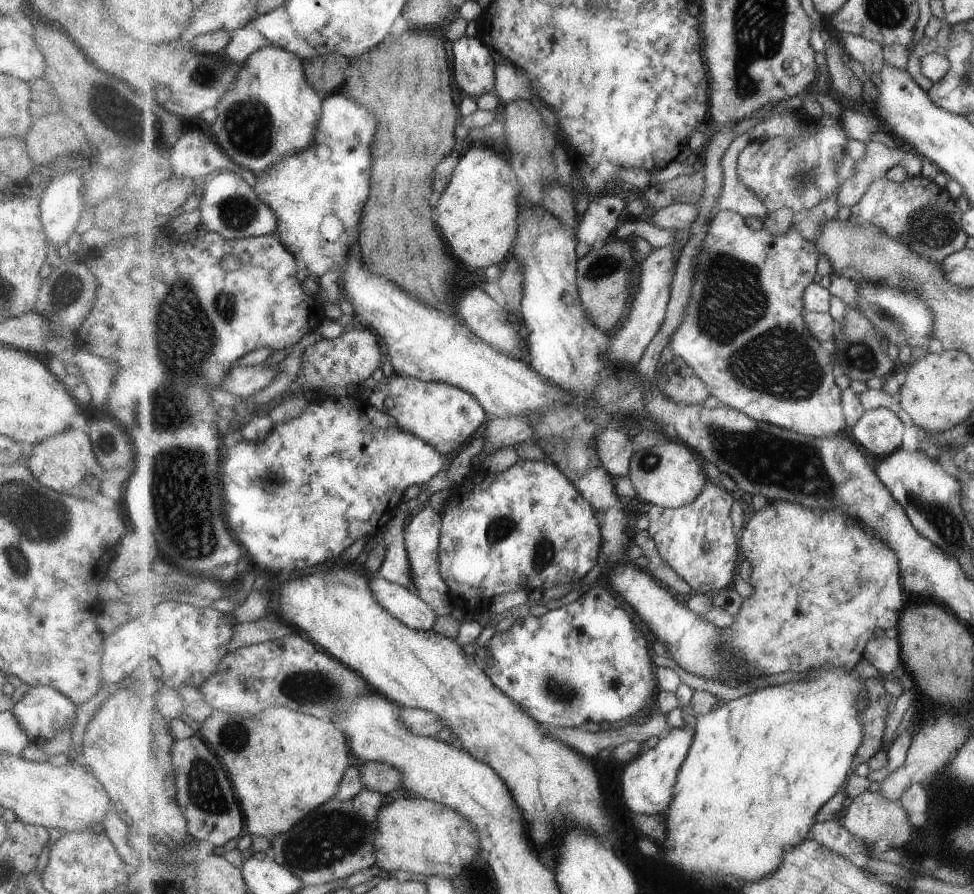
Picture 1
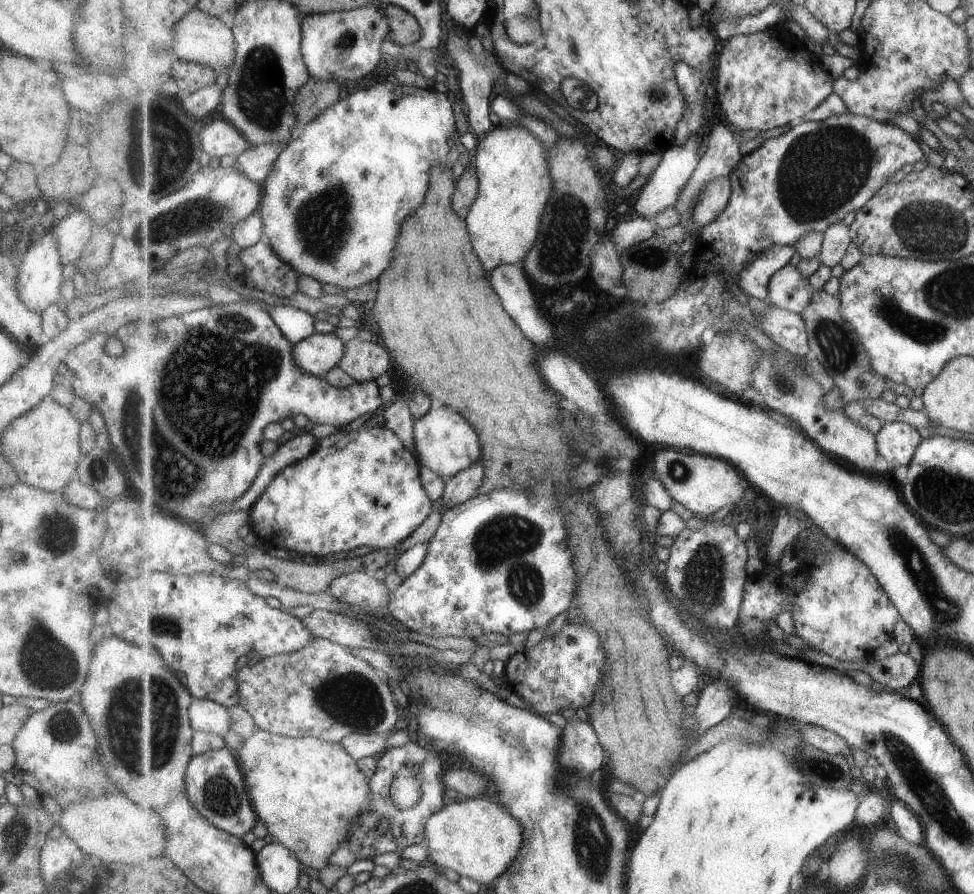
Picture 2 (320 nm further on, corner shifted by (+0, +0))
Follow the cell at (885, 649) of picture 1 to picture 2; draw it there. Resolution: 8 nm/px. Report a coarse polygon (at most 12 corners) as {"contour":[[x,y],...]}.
{"contour":[[907,653],[867,661],[869,672],[895,692],[919,681],[922,666]]}

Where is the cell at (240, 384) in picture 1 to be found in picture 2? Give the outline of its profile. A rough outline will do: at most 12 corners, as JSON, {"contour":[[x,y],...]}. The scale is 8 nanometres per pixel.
{"contour":[[313,333],[295,345],[297,364],[323,377],[340,366],[347,341]]}

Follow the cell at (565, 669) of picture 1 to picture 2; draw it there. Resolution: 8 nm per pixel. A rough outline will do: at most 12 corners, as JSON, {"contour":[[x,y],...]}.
{"contour":[[566,621],[503,672],[539,713],[587,709],[605,654]]}

